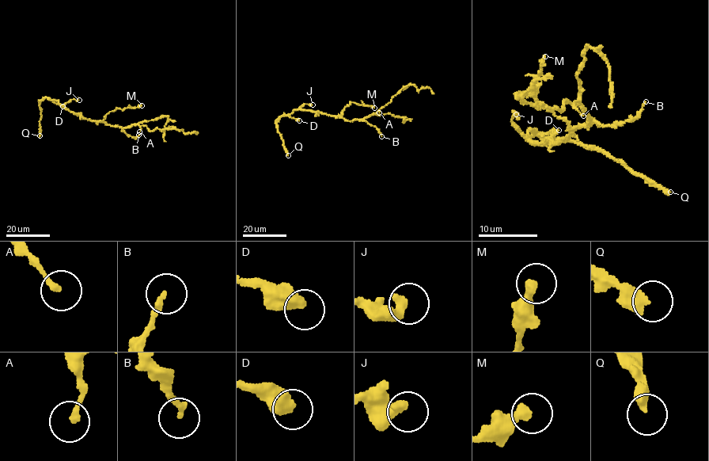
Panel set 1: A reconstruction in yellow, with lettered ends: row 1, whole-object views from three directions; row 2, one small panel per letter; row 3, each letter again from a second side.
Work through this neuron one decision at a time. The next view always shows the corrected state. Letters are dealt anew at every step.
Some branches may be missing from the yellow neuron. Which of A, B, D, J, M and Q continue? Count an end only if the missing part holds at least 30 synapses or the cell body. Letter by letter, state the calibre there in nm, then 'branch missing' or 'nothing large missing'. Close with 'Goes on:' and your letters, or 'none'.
A: calibre 200 nm; nothing large missing
B: calibre 240 nm; branch missing
D: calibre 550 nm; nothing large missing
J: calibre 440 nm; nothing large missing
M: calibre 360 nm; nothing large missing
Q: calibre 440 nm; nothing large missing
Goes on: B

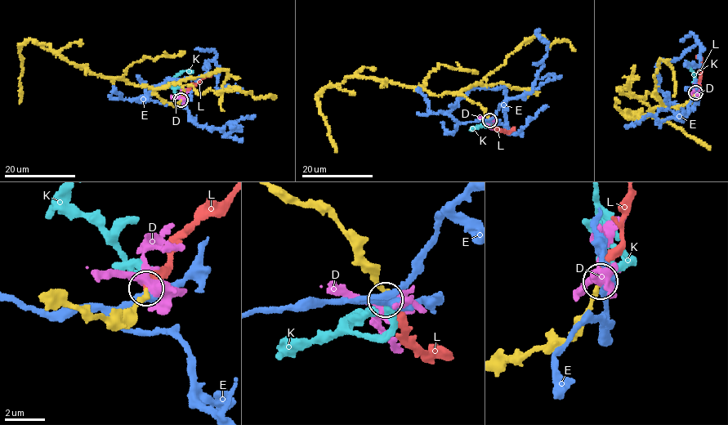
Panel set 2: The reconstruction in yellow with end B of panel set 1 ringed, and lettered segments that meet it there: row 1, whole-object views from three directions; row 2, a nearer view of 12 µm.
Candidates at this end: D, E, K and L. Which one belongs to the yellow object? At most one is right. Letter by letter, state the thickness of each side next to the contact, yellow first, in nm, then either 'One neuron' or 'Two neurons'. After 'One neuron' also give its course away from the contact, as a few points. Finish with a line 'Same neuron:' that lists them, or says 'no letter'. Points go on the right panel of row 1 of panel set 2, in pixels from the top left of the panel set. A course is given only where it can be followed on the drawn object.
D: Thickness 240 nm (yellow) against 360 nm. Two neurons
E: Thickness 240 nm (yellow) against 420 nm. Two neurons
K: Thickness 240 nm (yellow) against 260 nm. Two neurons
L: Thickness 240 nm (yellow) against 320 nm. One neuron. Its course: (695, 92), (701, 73), (698, 57)
Same neuron: L

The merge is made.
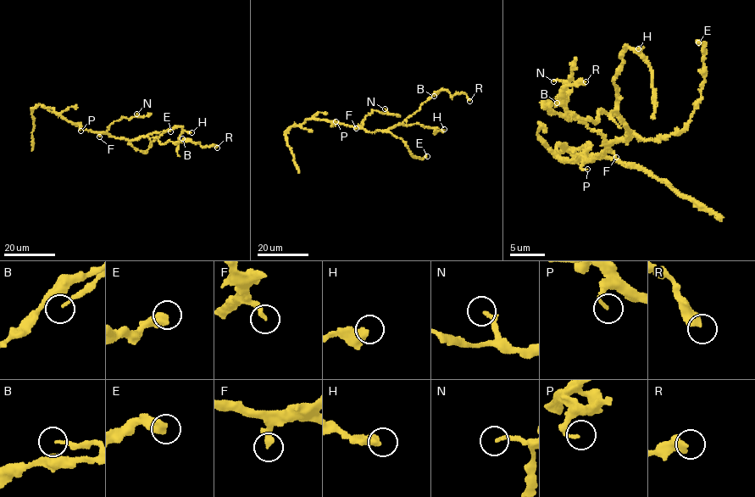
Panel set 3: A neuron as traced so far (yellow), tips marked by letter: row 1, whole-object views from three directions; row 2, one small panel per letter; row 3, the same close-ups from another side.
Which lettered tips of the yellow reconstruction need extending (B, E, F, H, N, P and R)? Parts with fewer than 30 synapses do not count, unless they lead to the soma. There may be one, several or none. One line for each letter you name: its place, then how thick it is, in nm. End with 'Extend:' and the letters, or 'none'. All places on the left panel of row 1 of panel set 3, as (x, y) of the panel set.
Extend: none

